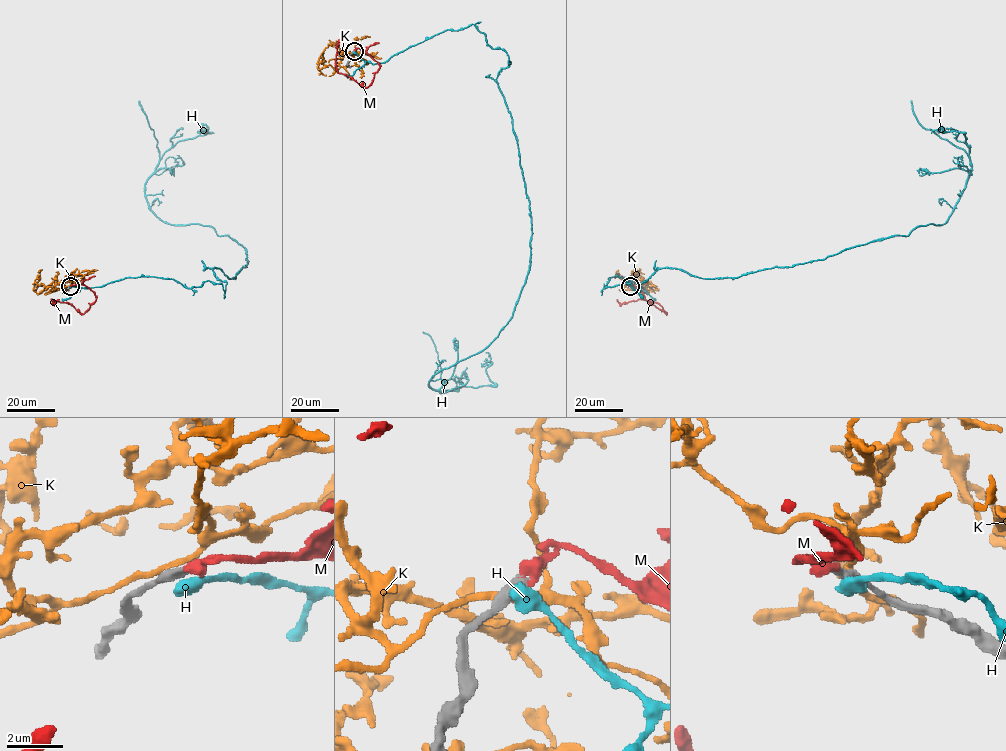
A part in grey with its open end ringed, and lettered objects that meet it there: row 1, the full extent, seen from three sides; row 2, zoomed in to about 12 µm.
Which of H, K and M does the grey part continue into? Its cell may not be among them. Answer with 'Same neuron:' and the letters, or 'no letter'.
Same neuron: M

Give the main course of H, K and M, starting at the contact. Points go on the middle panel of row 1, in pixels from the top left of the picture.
H: (354, 52), (384, 63), (473, 24), (508, 56), (531, 263), (511, 319), (429, 386), (493, 385), (488, 352)
K: (352, 52), (343, 56), (338, 46), (329, 44), (320, 56), (318, 68), (356, 65), (361, 68), (361, 78)
M: (354, 51), (359, 48), (379, 65), (367, 87), (337, 70), (337, 44), (343, 38)

